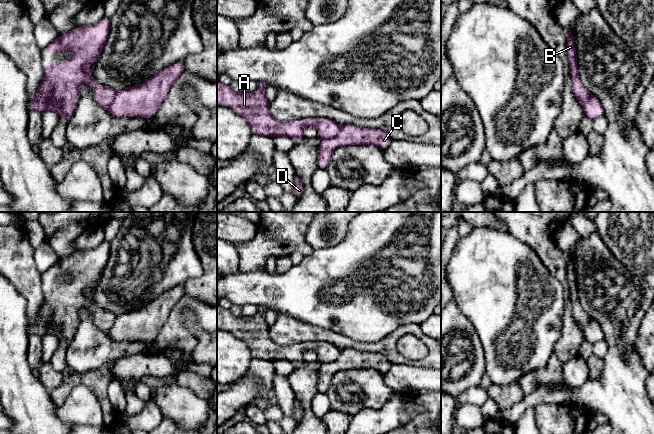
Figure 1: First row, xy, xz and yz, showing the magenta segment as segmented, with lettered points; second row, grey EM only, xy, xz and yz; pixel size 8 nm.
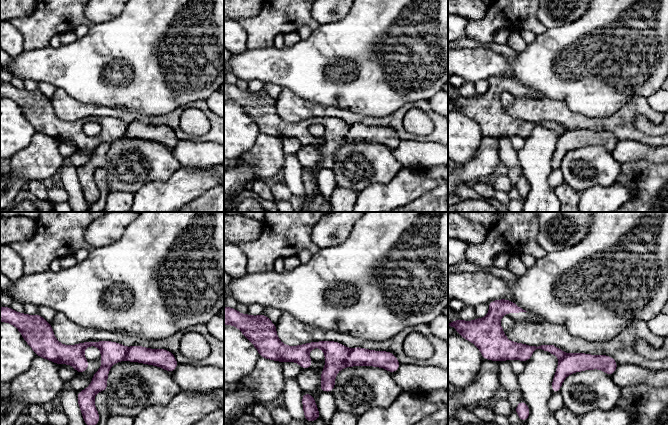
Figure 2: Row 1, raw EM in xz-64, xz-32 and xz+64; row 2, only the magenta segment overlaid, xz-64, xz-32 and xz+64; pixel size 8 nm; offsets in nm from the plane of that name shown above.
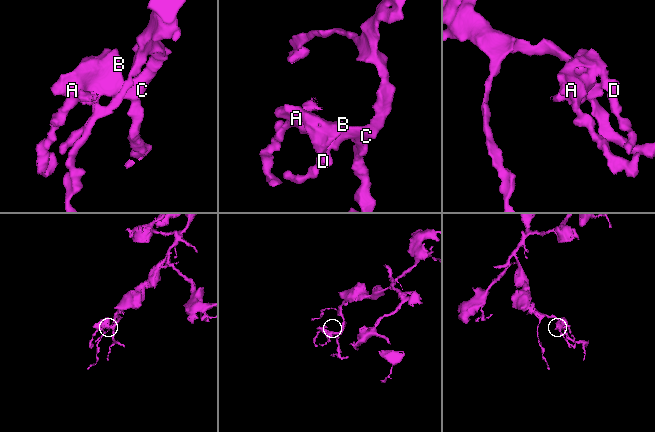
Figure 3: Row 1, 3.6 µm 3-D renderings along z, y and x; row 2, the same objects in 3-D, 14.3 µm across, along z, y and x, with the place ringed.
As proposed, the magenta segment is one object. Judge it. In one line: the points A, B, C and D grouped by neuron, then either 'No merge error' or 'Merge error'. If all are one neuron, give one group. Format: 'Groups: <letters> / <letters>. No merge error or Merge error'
Groups: A B / C D. Merge error

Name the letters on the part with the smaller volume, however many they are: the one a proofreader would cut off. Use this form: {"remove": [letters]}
{"remove": ["A", "B"]}

